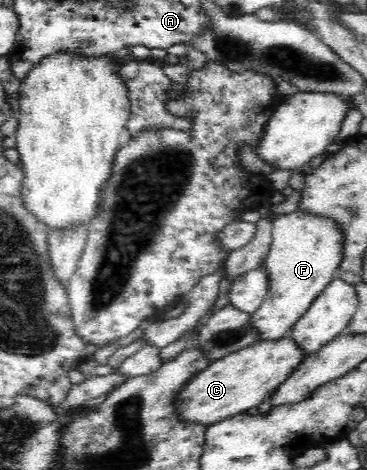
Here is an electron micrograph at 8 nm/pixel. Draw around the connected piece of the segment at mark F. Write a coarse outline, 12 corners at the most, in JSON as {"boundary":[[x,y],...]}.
{"boundary":[[272,218],[269,288],[251,313],[258,341],[279,340],[338,275],[332,218]]}

